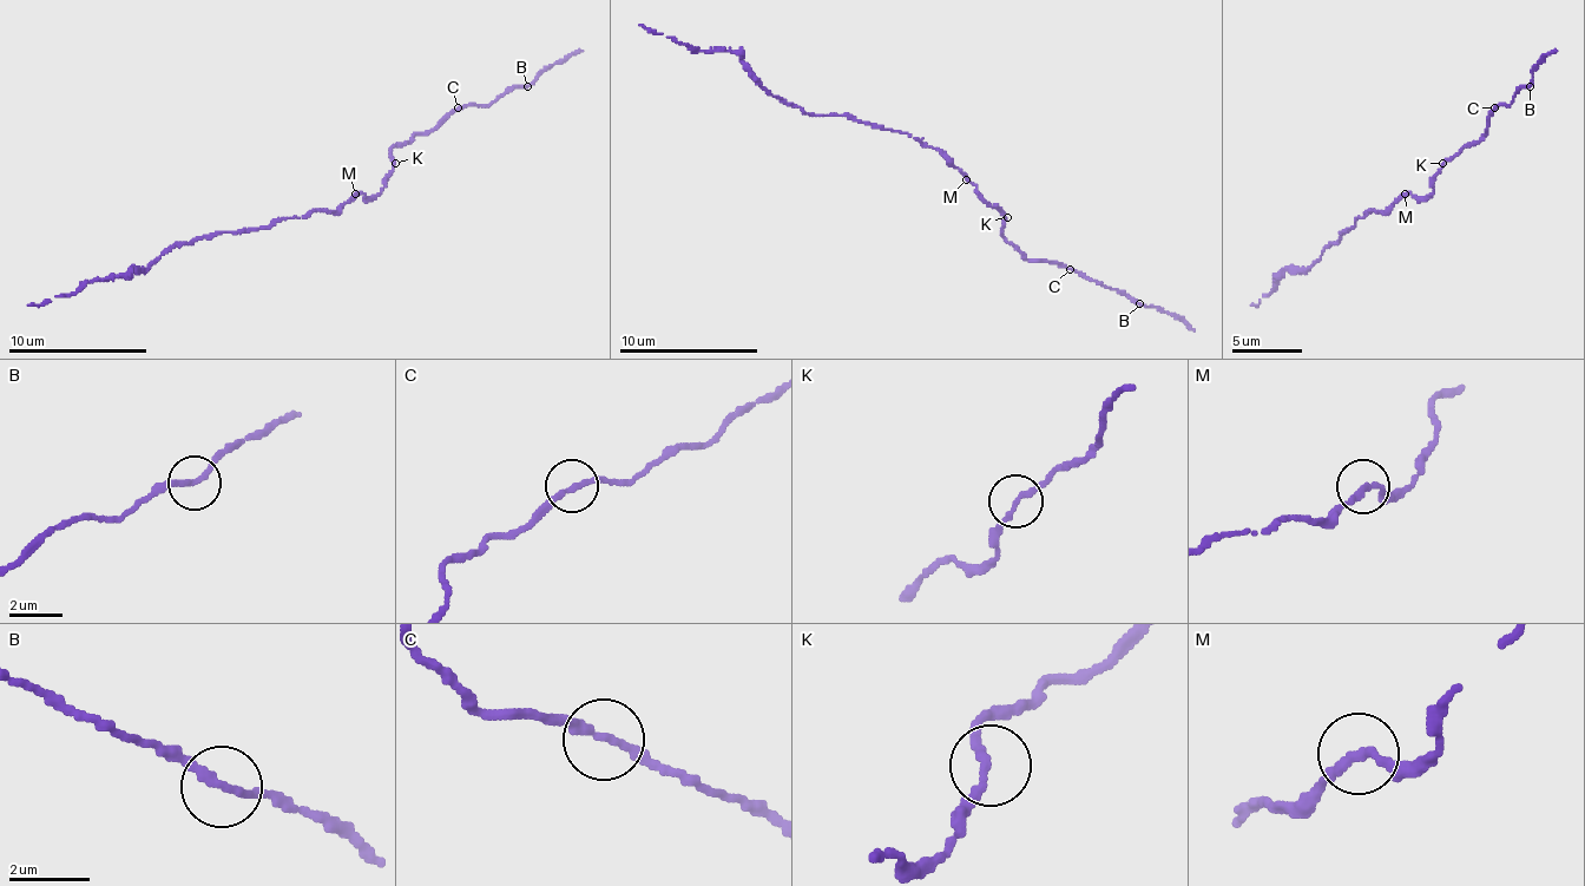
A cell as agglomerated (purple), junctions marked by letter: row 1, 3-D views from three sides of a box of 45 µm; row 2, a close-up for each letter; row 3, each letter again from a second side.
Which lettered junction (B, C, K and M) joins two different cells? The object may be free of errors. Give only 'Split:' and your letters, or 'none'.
Split: none

